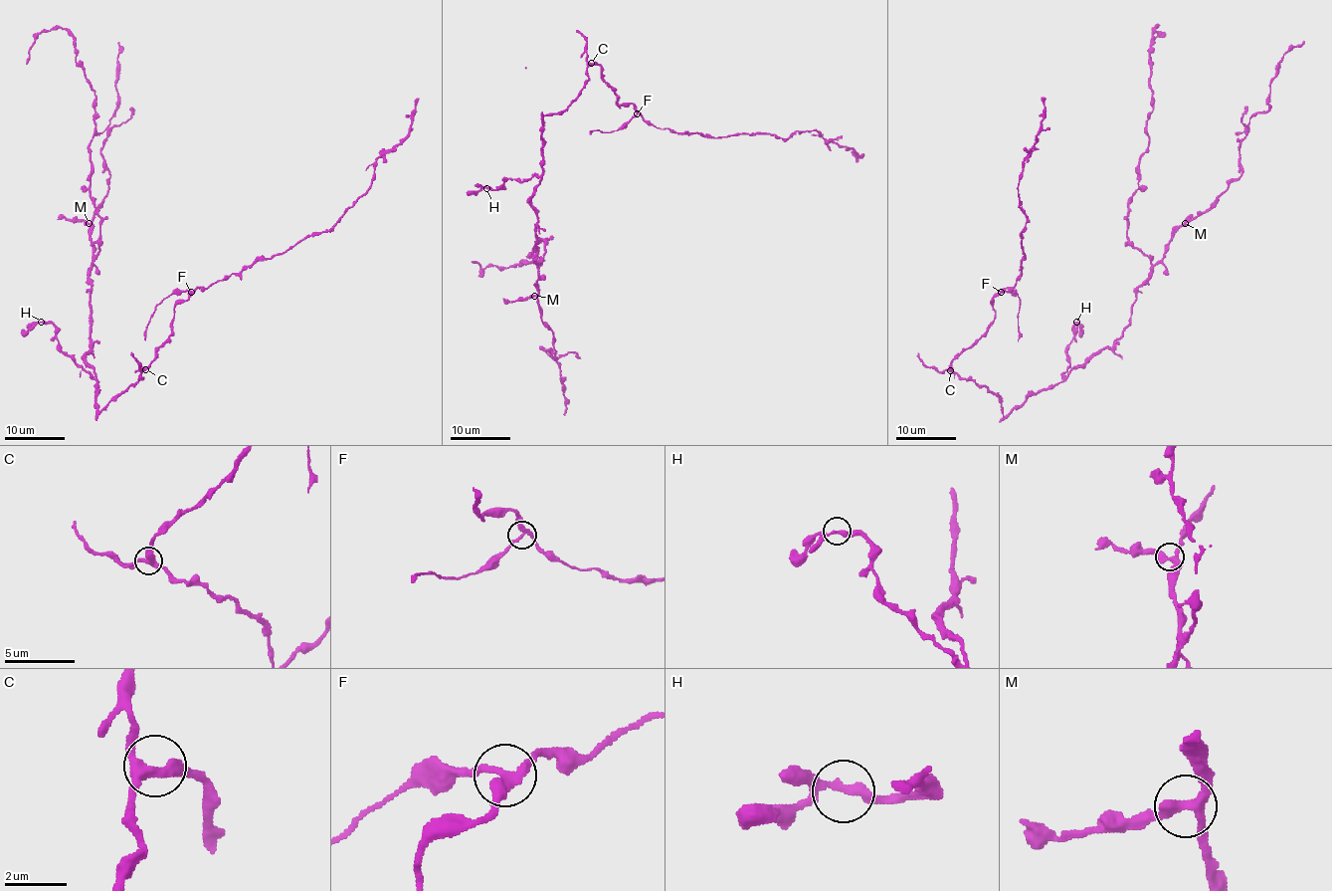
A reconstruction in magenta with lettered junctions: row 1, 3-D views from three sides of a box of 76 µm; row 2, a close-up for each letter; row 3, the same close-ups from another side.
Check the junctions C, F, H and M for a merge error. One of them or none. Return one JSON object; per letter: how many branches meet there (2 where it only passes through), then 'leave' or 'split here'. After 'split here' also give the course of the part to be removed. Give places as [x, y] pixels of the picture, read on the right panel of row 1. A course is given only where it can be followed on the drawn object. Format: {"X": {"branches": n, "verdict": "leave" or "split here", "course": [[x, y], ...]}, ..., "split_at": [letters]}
{"C": {"branches": 3, "verdict": "leave"}, "F": {"branches": 3, "verdict": "split here", "course": [[1001, 292], [1015, 292], [1019, 298], [1018, 341]]}, "H": {"branches": 3, "verdict": "leave"}, "M": {"branches": 3, "verdict": "leave"}, "split_at": ["F"]}

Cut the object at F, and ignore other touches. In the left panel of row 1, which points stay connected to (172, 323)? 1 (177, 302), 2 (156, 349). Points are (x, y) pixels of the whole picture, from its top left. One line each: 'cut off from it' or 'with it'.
1: with it
2: with it

